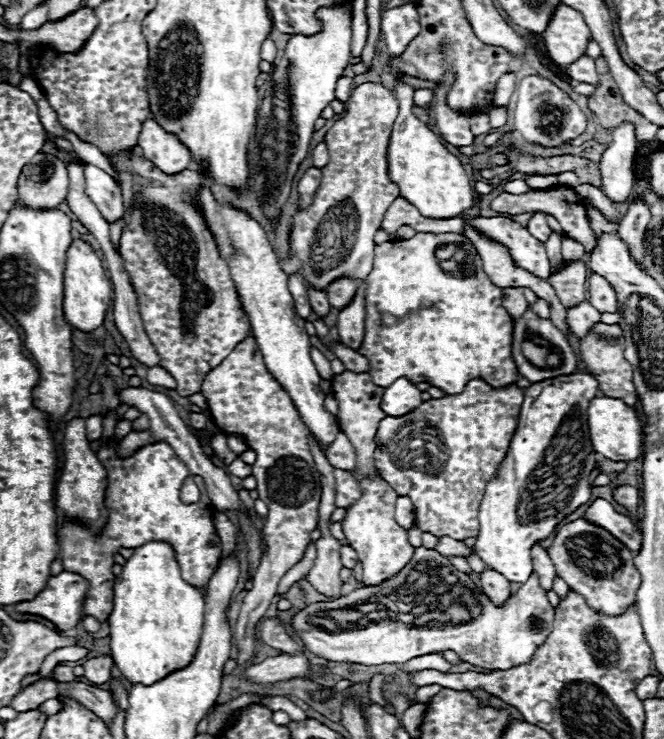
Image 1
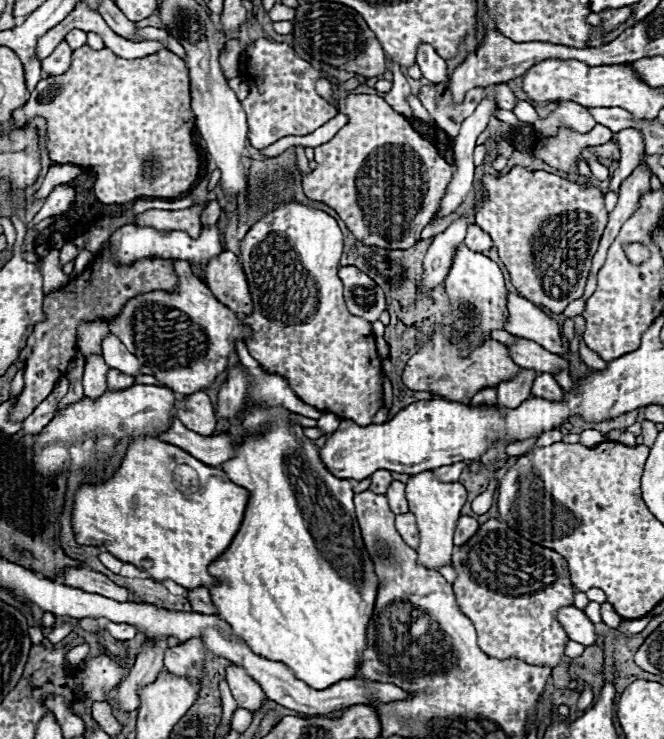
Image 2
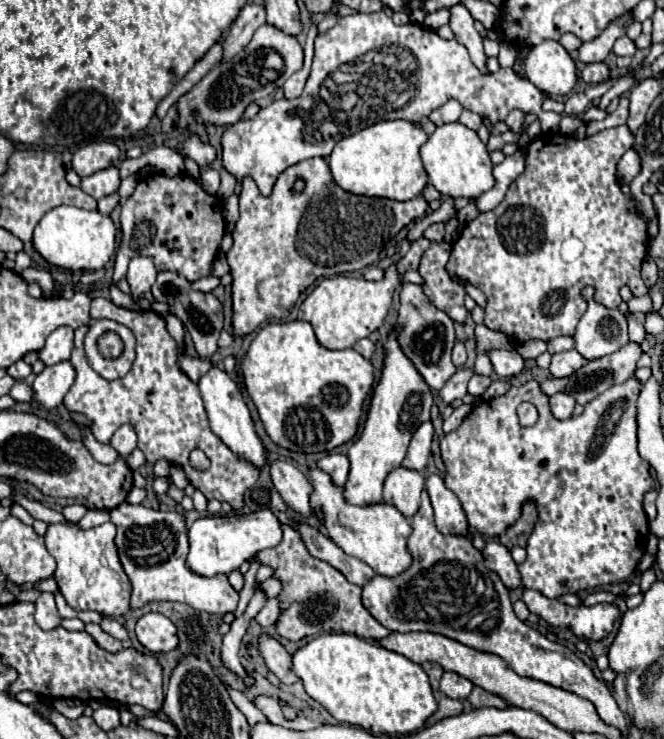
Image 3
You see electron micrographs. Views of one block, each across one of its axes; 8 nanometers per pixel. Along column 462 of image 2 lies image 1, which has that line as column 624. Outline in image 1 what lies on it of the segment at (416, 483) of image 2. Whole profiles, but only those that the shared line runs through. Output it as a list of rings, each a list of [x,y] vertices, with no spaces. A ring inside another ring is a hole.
[[[622,486],[622,488],[618,488],[618,490],[614,492],[614,498],[616,498],[620,504],[624,504],[630,512],[634,512],[636,506],[638,506],[638,502],[640,502],[638,490],[632,488],[632,486]]]

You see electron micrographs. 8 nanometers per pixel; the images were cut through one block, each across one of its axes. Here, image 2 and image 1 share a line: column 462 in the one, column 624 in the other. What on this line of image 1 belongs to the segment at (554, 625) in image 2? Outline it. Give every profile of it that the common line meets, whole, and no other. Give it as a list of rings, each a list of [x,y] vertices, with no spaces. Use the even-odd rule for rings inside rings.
[[[586,518],[574,520],[556,534],[554,544],[548,548],[548,556],[554,562],[558,576],[570,586],[570,590],[580,592],[594,612],[620,616],[634,606],[636,590],[640,588],[640,572],[634,566],[634,554],[608,530]]]

